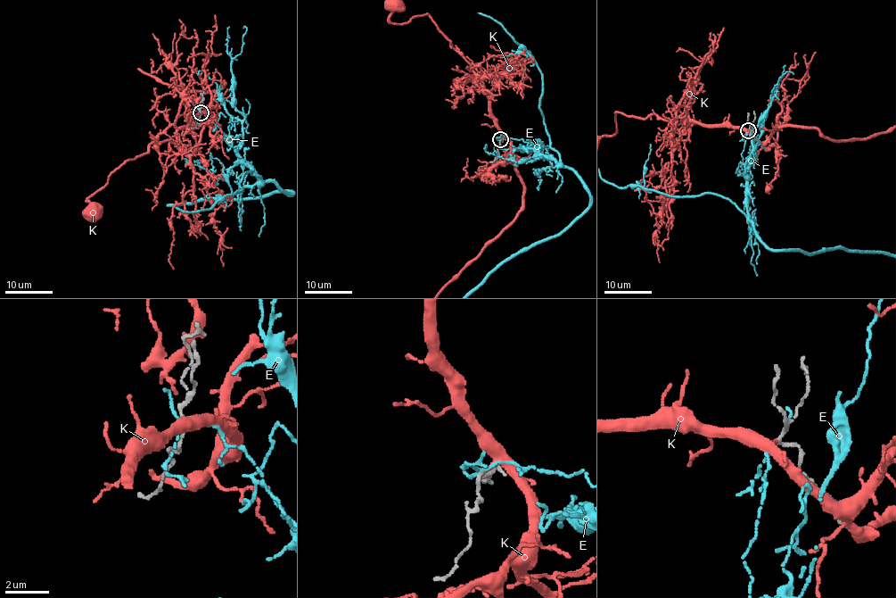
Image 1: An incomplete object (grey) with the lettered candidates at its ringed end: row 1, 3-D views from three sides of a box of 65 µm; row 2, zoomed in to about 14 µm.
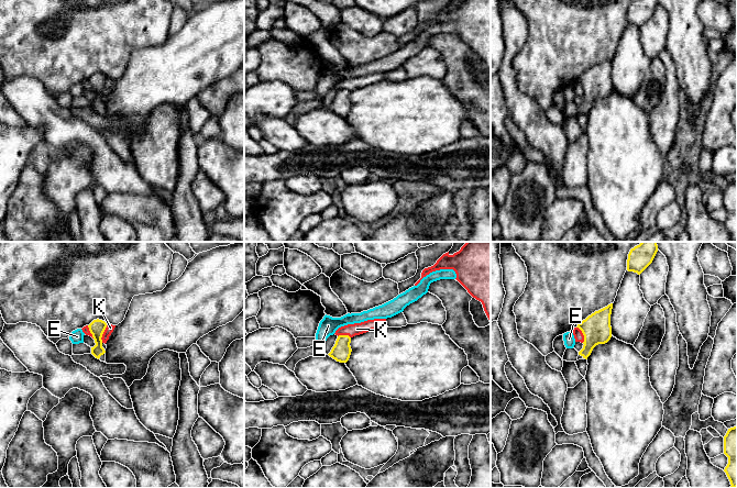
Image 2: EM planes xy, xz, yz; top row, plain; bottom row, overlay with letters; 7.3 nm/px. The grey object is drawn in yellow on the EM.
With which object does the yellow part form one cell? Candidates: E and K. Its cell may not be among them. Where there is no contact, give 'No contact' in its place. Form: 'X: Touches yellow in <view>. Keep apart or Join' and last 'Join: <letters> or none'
E: No contact. Keep apart
K: Touches yellow in xy. Keep apart
Join: none

